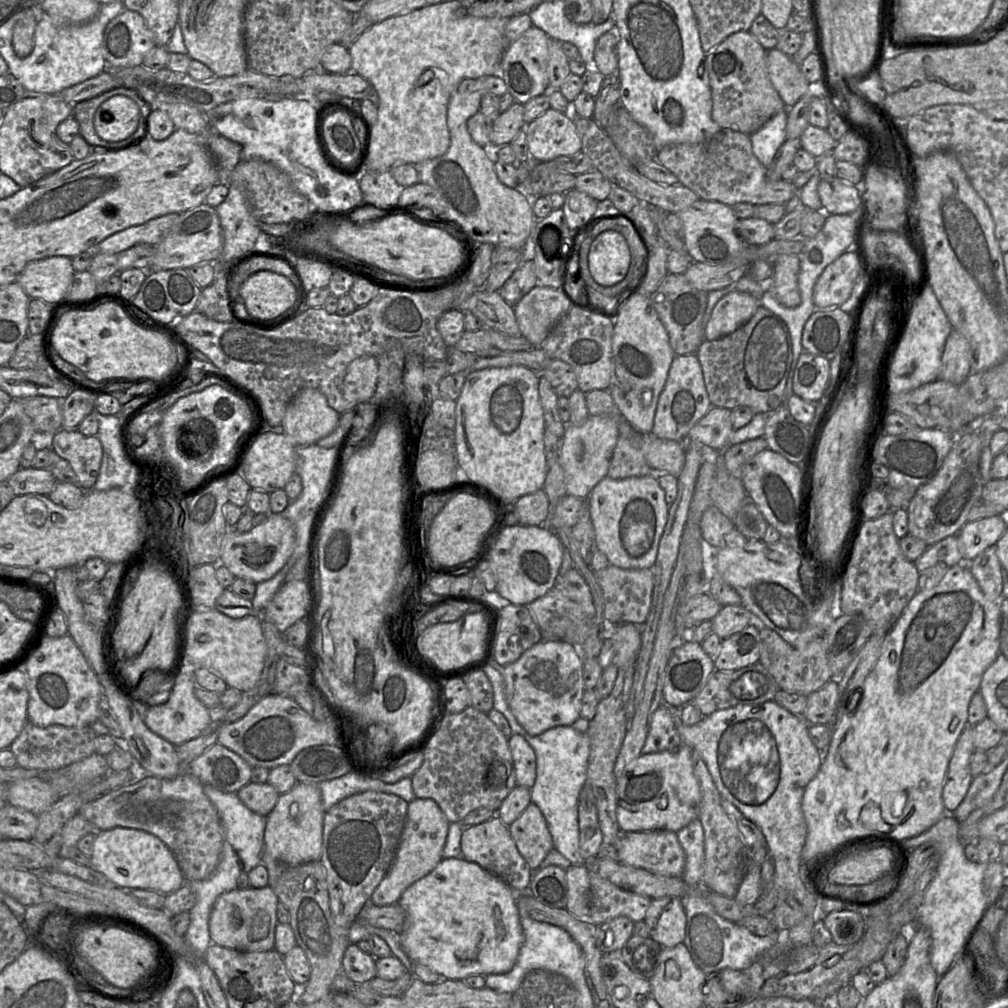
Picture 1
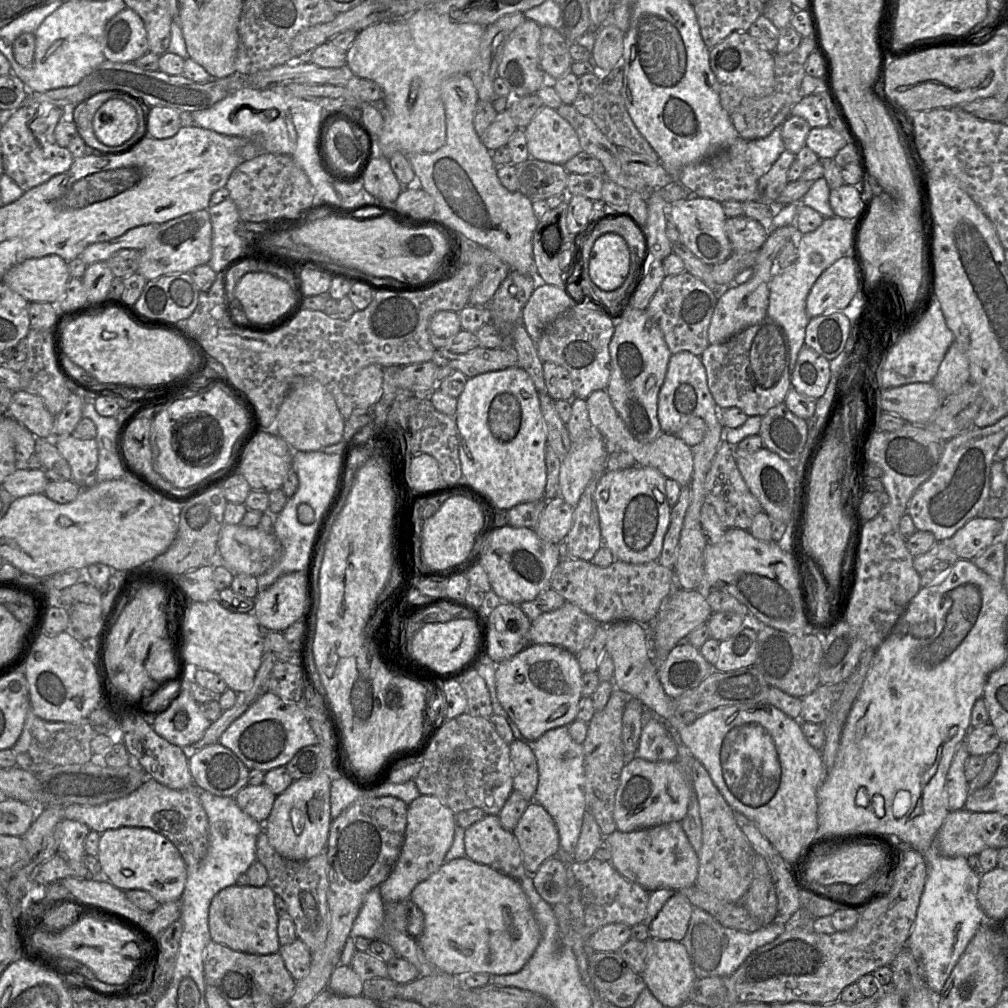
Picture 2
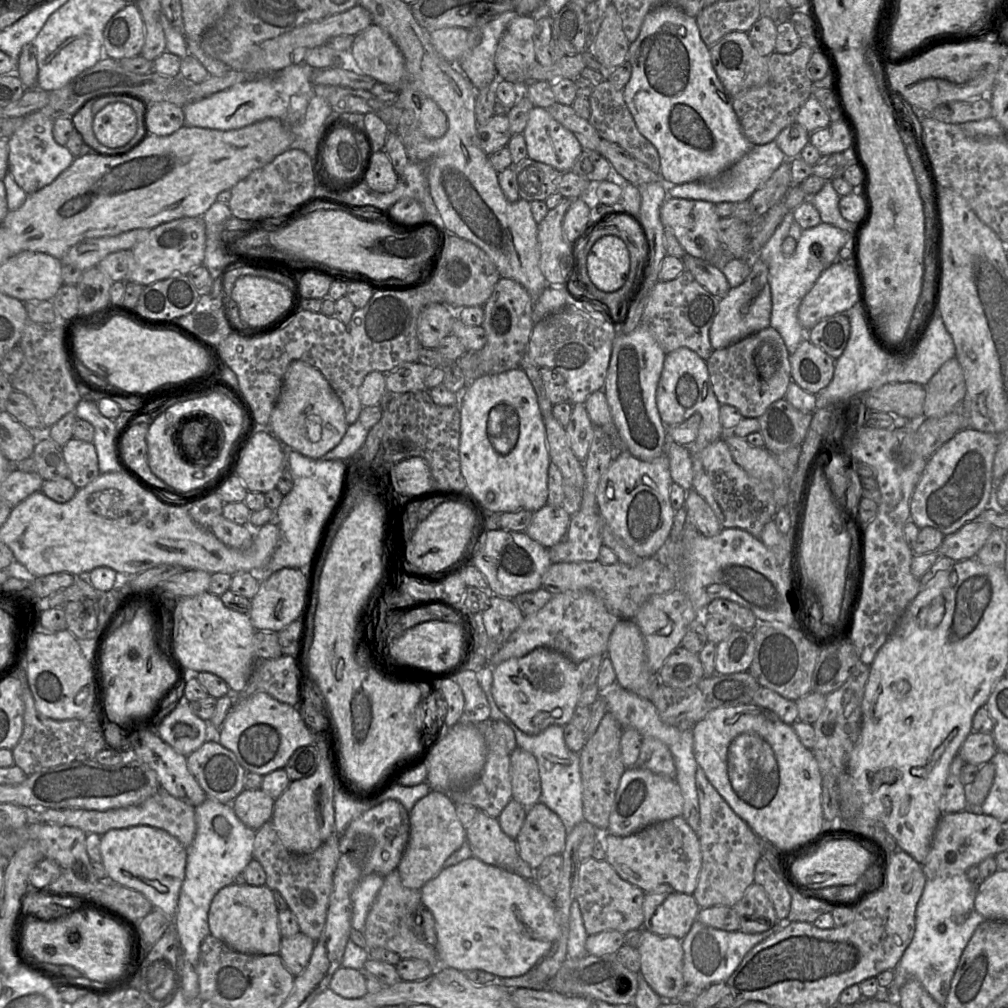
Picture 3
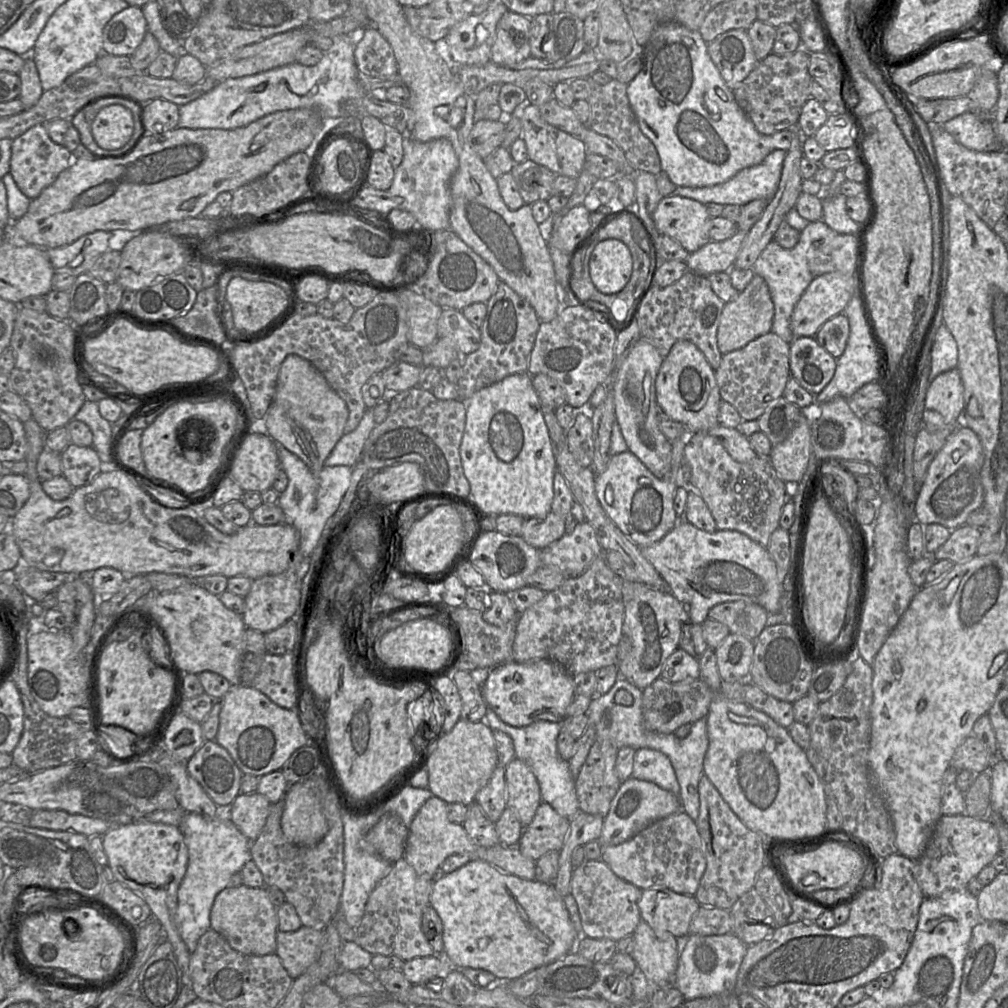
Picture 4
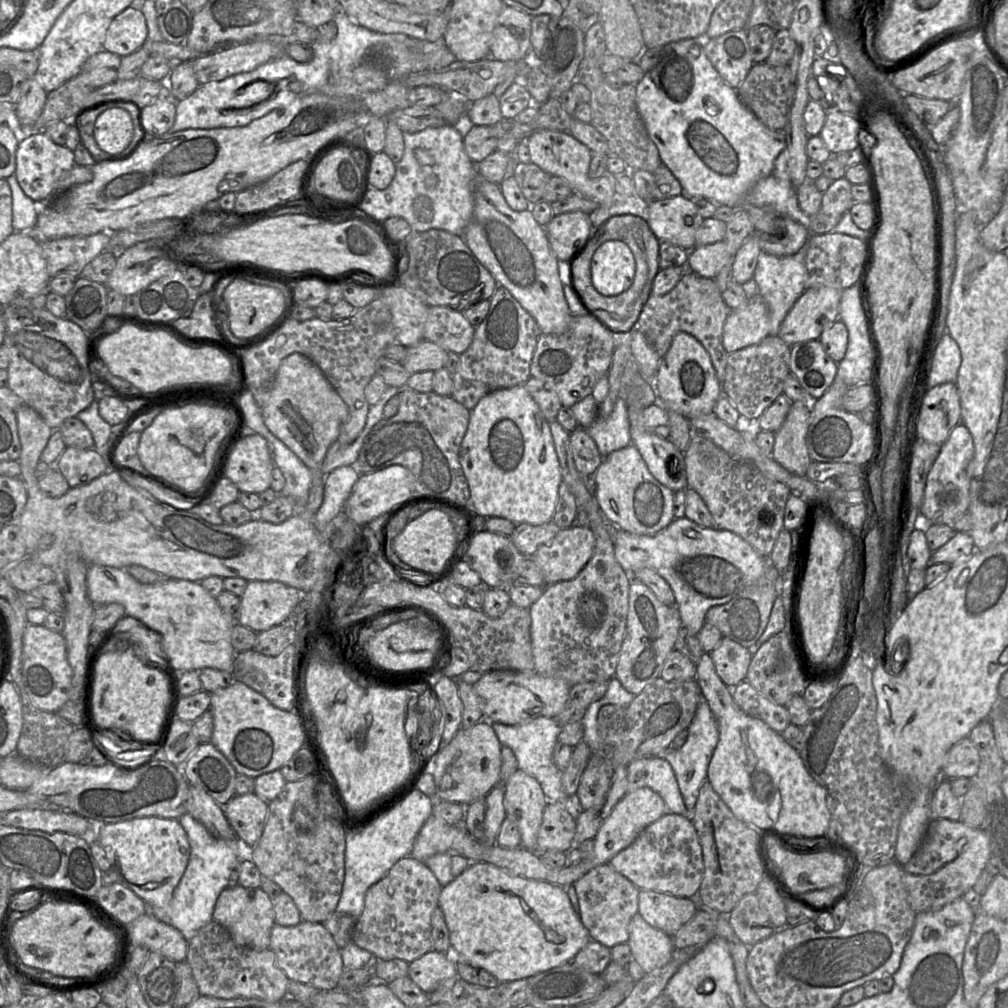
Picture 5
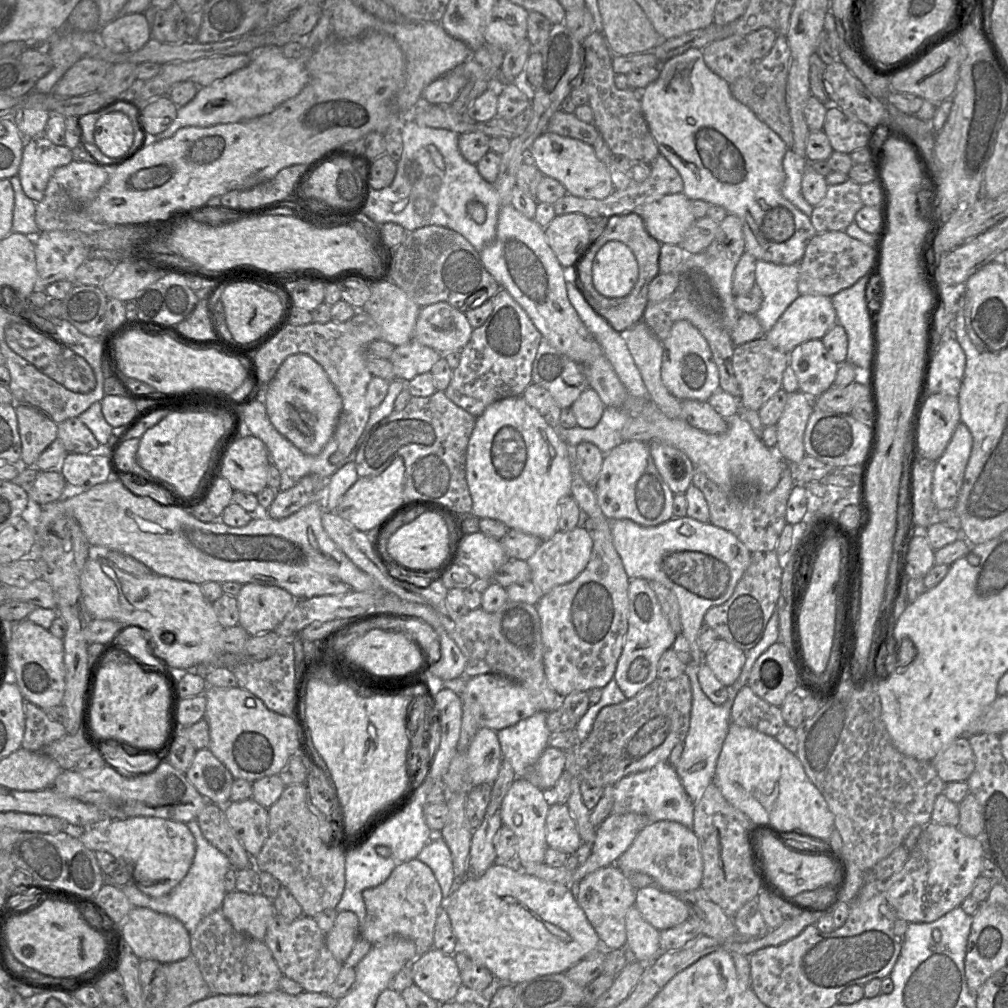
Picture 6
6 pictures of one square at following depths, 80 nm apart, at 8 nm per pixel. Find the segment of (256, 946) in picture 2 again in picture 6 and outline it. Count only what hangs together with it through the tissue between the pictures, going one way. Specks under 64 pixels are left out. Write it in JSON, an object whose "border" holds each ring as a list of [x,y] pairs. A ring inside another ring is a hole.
{"border":[[[237,890],[226,893],[220,910],[236,931],[261,941],[276,914],[273,900],[261,892],[248,894]]]}

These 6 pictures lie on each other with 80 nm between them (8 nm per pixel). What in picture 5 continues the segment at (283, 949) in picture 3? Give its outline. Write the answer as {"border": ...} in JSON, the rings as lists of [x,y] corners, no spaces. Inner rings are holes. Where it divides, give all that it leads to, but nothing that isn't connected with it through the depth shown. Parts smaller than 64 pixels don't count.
{"border":[[[301,921],[294,927],[274,924],[269,949],[275,953],[278,967],[289,980],[311,985],[318,990],[338,988],[339,979],[344,971],[341,949],[322,923]]]}

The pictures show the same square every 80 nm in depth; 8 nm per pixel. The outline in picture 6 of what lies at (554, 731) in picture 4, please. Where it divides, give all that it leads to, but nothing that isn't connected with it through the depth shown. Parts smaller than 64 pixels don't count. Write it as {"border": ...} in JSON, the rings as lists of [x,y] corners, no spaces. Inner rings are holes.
{"border":[[[537,712],[497,731],[502,757],[512,765],[516,778],[523,777],[548,747],[551,732],[546,724],[547,715],[548,712]]]}

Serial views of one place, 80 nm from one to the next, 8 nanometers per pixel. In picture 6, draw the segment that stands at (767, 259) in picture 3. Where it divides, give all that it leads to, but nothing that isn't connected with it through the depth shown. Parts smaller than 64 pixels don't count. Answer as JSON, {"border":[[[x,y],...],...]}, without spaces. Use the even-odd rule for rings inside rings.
{"border":[[[756,260],[755,281],[763,297],[760,309],[755,313],[764,334],[768,332],[799,297],[799,264],[775,264]]]}

